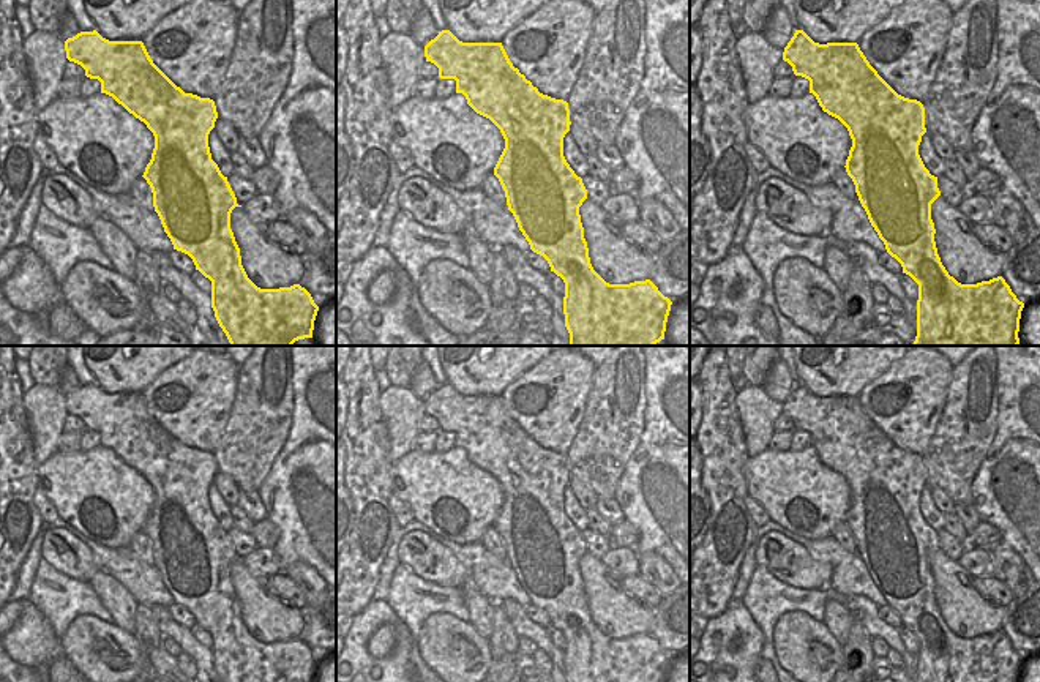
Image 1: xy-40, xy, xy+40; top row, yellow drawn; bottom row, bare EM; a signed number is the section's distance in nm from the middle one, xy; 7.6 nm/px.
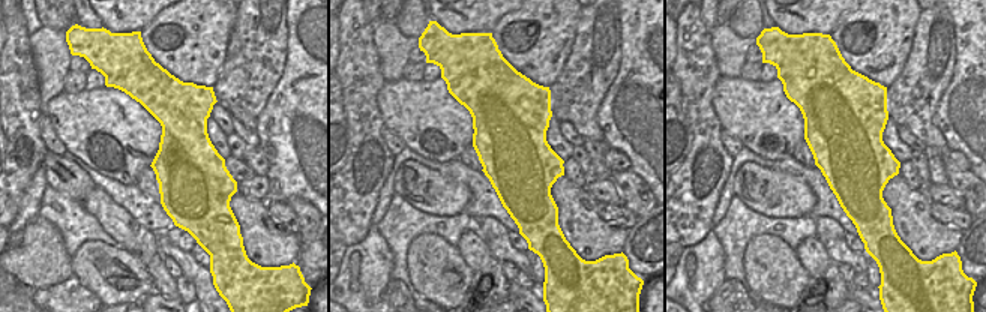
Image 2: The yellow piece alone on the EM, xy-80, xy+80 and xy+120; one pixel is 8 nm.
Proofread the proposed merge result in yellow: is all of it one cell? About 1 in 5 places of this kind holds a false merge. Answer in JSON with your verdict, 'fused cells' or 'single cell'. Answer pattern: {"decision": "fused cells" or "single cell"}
{"decision": "single cell"}

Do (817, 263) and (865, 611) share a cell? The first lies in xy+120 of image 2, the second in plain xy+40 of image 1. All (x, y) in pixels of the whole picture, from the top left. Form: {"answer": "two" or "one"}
{"answer": "two"}

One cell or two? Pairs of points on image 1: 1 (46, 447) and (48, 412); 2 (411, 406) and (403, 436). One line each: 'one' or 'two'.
1: one
2: one

